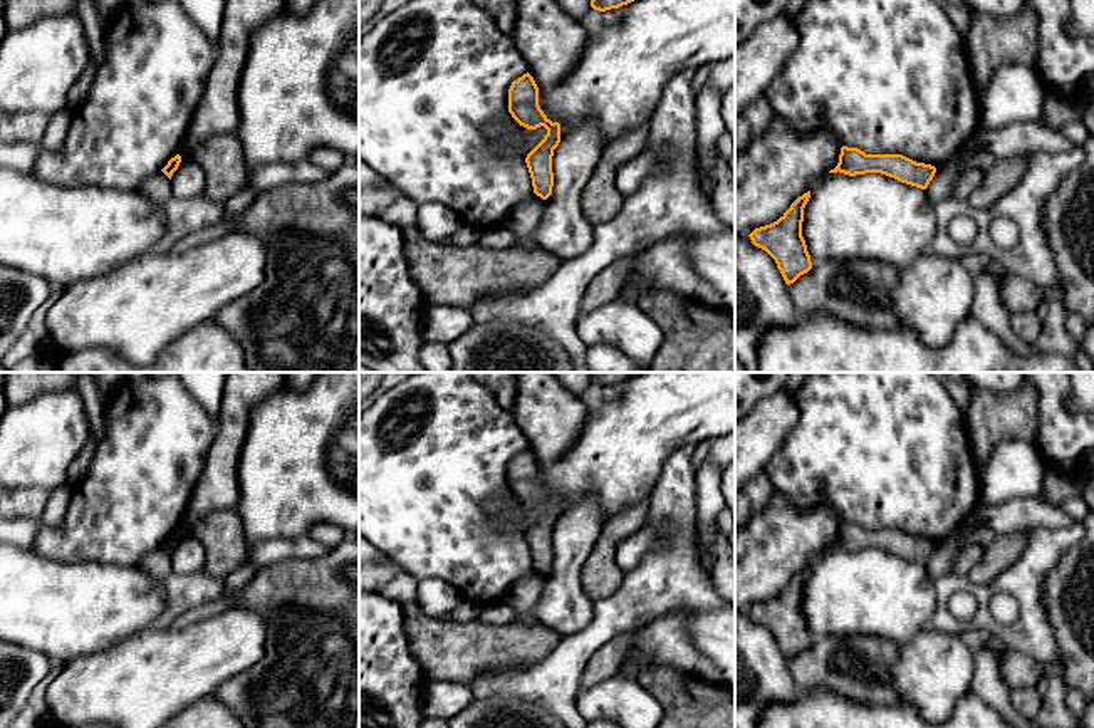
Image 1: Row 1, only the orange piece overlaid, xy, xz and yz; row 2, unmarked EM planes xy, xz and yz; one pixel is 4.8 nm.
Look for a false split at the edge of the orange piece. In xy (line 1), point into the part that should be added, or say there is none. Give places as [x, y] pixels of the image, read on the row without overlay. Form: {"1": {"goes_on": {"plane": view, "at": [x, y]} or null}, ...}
{"1": {"goes_on": null}}

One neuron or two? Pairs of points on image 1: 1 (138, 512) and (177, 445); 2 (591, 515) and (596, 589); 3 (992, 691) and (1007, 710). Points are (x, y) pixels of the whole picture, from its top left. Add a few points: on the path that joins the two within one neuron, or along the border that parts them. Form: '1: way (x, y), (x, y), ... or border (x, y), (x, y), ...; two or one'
1: way (138, 495), (138, 483), (160, 462); one
2: border (606, 520), (581, 571), (583, 586); two
3: way (997, 696), (1002, 705); one

